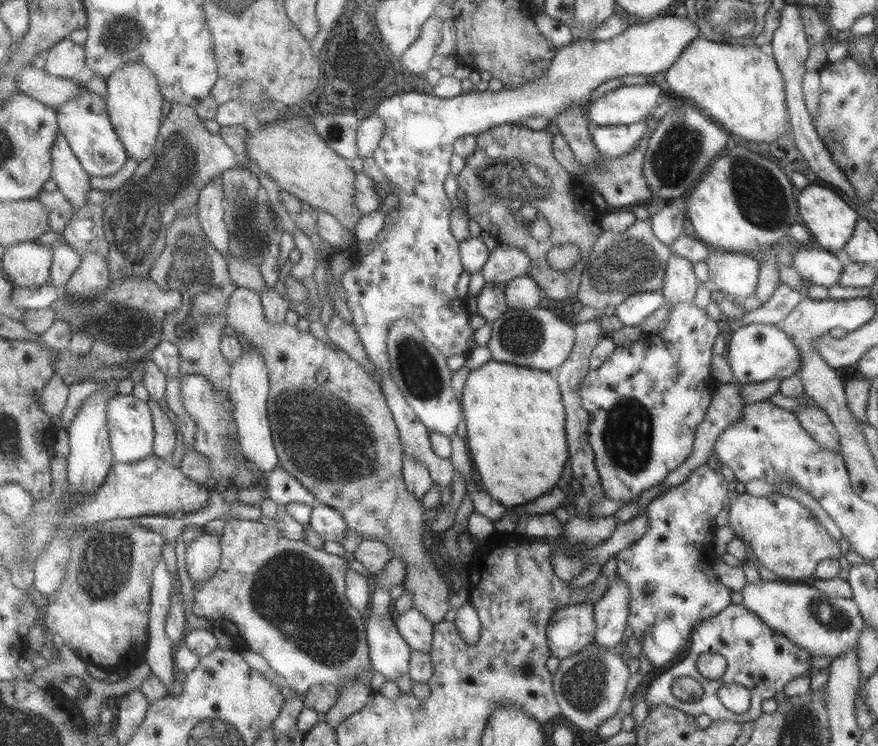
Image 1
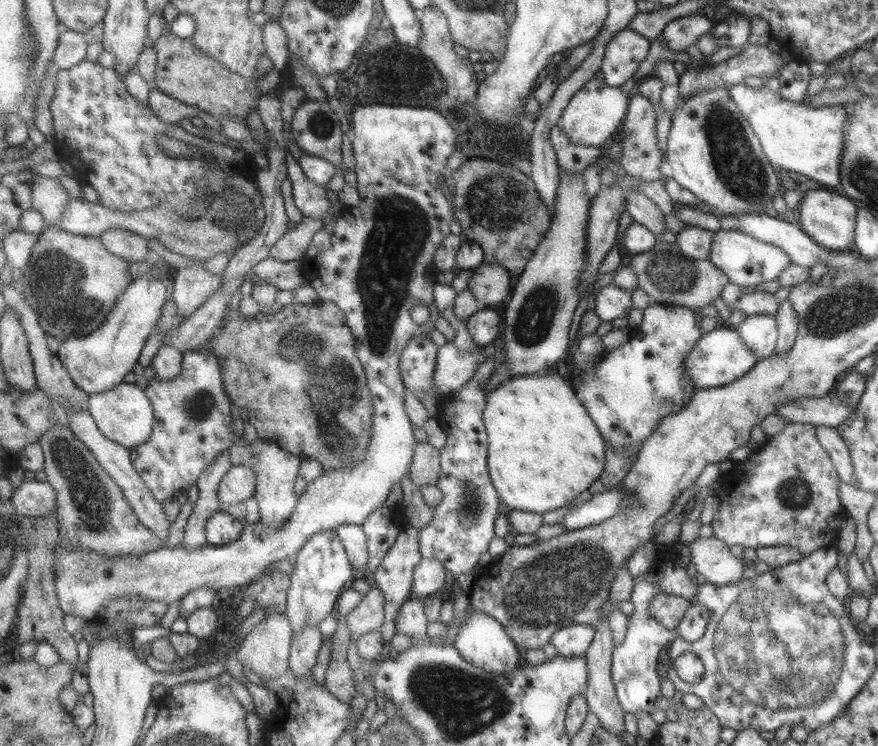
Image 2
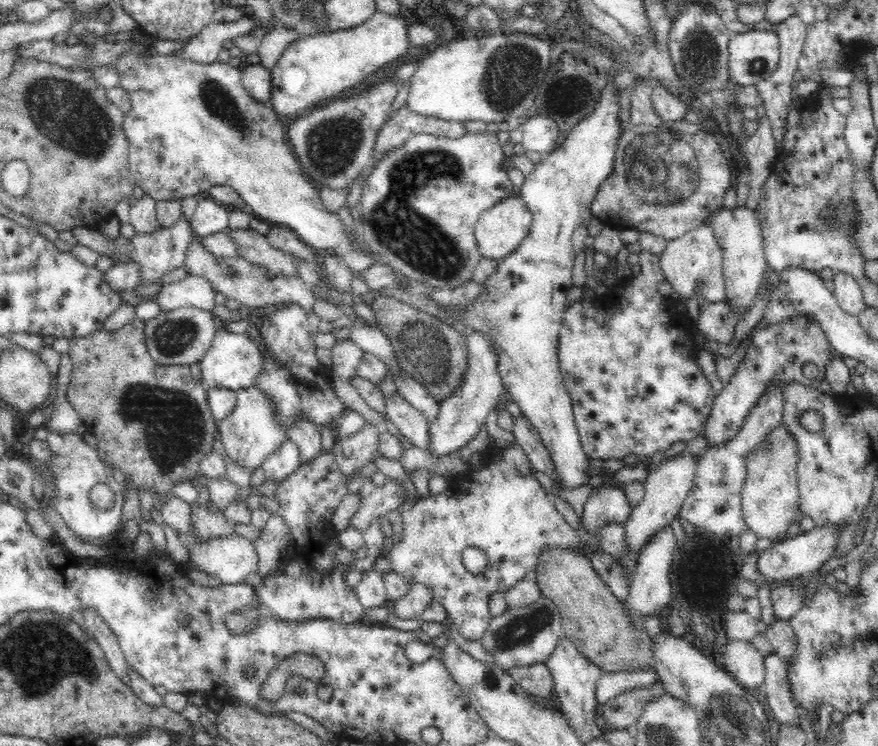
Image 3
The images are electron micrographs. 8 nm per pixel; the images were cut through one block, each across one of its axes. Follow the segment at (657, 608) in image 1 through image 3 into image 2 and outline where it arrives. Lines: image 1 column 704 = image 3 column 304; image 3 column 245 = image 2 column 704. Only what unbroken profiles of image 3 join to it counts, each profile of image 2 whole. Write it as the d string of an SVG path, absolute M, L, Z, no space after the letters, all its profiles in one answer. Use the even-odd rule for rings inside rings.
M674 549L662 550L659 555L660 565L634 577L635 584L630 596L630 600L634 604L634 612L628 618L628 630L624 642L614 645L611 676L615 684L618 702L625 712L630 712L630 714L636 714L638 710L648 713L655 710L654 702L662 696L660 676L656 671L656 665L665 646L670 645L676 637L682 637L688 642L696 642L702 638L708 626L709 610L698 602L690 602L690 606L676 630L669 630L649 613L648 607L656 594L666 593L694 599L698 593L700 584L698 584L692 568L676 567L677 554Z

